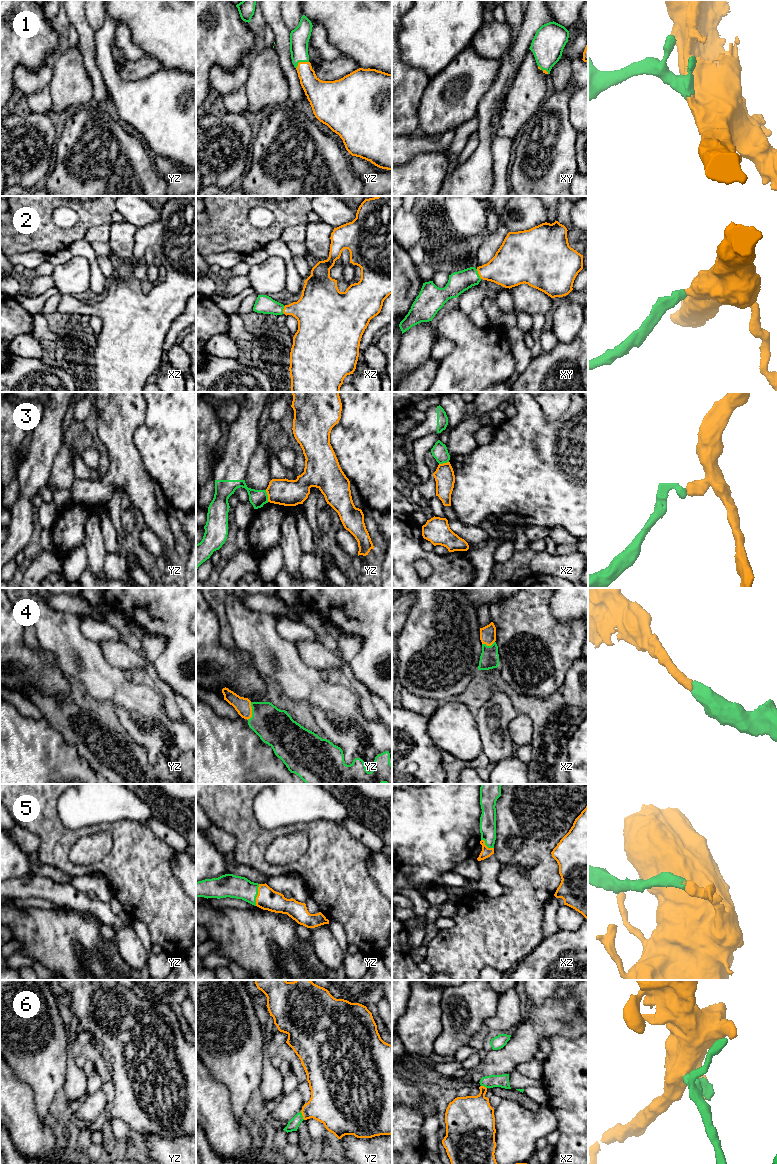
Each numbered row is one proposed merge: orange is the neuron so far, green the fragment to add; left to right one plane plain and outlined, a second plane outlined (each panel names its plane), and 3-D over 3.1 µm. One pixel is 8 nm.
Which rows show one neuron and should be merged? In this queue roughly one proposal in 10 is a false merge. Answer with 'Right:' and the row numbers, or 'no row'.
Right: 1, 2, 4, 5, 6

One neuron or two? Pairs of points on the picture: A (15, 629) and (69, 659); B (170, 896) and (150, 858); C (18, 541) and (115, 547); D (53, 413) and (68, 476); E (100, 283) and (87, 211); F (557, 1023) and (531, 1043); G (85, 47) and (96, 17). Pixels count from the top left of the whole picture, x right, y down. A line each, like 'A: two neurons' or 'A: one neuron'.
A: two neurons
B: one neuron
C: two neurons
D: two neurons
E: two neurons
F: one neuron
G: two neurons

